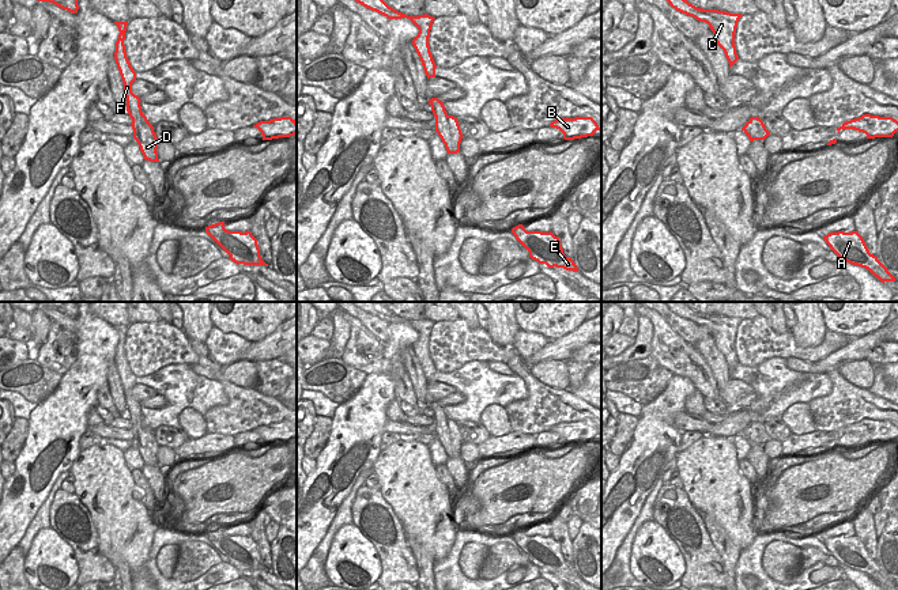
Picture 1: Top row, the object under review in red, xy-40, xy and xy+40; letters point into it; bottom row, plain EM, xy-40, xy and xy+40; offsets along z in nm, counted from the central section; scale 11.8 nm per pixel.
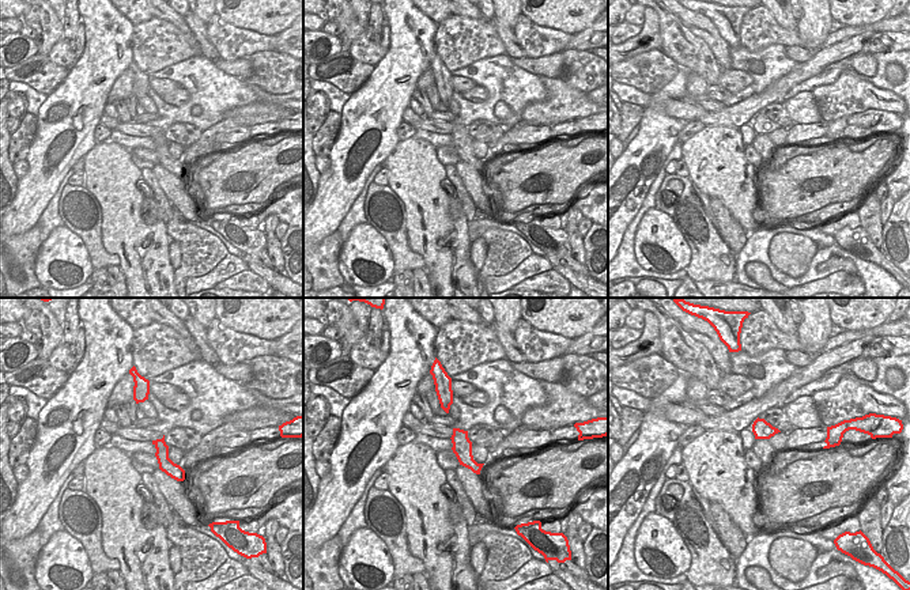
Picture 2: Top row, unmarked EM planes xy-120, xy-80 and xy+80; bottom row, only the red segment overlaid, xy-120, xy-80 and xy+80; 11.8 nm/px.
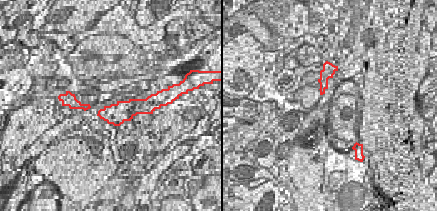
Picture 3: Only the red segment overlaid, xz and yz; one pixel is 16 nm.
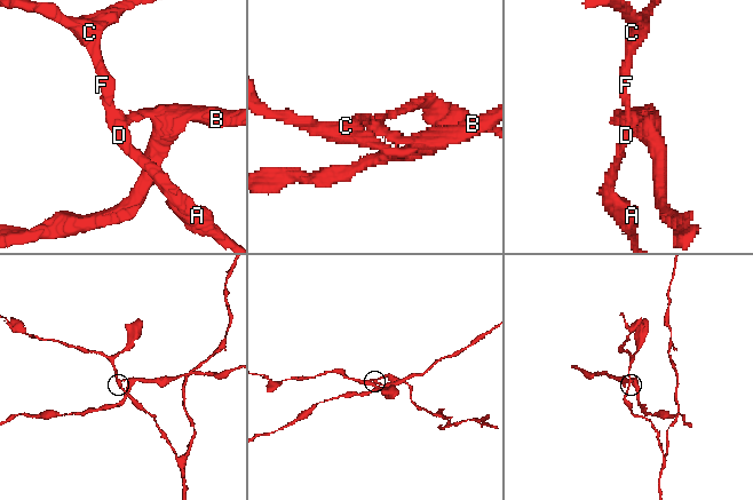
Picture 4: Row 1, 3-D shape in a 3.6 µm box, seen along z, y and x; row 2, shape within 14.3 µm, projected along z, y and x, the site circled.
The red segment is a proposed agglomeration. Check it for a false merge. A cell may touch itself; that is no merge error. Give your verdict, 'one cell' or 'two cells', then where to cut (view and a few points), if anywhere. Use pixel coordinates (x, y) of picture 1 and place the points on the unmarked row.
two cells | xy+40 (749, 426), (755, 434), (758, 443)

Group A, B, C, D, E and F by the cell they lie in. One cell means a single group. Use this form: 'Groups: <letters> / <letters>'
Groups: A C D E F / B

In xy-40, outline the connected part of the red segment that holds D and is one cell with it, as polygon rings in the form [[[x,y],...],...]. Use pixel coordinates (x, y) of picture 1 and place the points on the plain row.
[[[128,326],[114,328],[117,329],[120,336],[118,344],[116,347],[114,364],[124,387],[124,396],[127,401],[127,416],[132,423],[131,431],[133,434],[133,443],[137,446],[146,465],[159,466],[156,457],[159,446],[154,434],[144,424],[144,419],[140,411],[140,402],[132,397],[132,387],[136,385],[136,377],[131,371],[124,349]]]

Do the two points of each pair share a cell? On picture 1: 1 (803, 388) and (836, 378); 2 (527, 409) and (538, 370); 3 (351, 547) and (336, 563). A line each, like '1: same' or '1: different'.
1: different
2: different
3: same

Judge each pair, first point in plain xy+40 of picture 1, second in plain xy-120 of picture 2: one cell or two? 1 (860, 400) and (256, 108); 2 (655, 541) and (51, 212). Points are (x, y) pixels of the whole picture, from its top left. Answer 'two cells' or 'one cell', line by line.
1: one cell
2: two cells

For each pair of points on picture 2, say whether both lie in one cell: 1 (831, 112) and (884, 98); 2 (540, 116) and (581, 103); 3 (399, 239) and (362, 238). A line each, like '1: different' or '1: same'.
1: same
2: same
3: different

